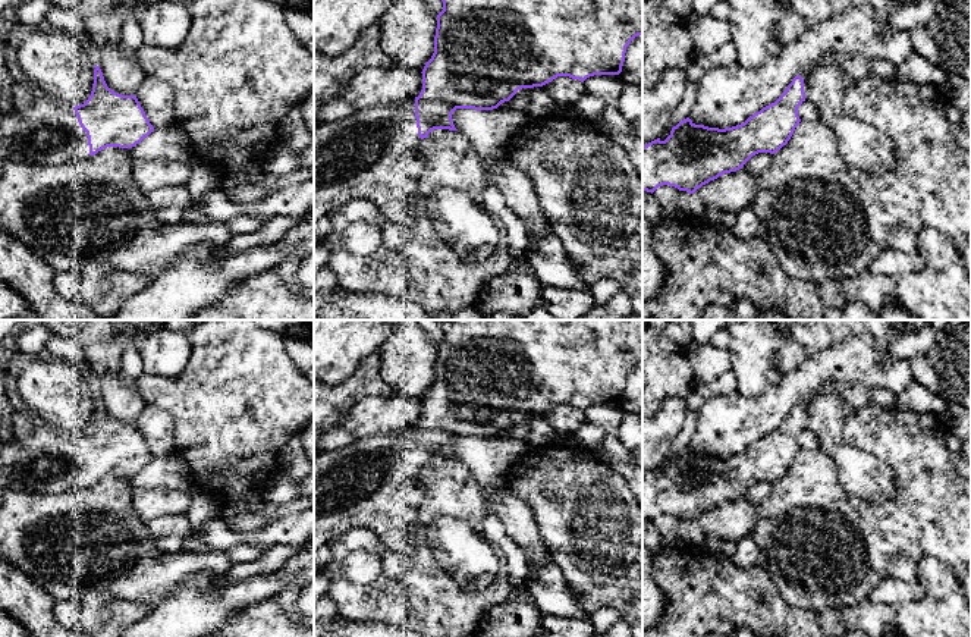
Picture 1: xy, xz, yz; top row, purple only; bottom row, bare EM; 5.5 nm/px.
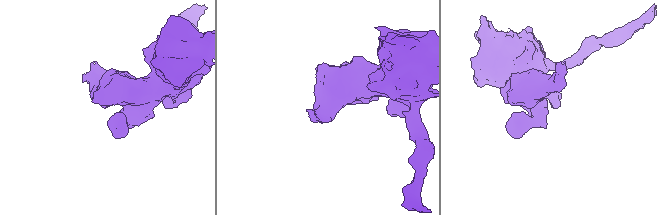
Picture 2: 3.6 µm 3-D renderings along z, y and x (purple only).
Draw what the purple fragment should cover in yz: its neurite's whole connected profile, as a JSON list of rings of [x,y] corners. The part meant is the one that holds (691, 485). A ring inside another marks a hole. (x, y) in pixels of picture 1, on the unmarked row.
[[[796,404],[774,432],[763,436],[741,454],[719,458],[695,454],[689,446],[681,449],[664,470],[657,467],[642,476],[642,520],[653,523],[659,515],[669,514],[694,523],[710,509],[739,499],[758,481],[777,481],[799,454],[798,436],[804,430],[804,408]]]

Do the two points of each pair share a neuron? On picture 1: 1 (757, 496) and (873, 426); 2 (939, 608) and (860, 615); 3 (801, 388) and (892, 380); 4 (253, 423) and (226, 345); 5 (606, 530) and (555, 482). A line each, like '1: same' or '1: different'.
1: different
2: same
3: same
4: same
5: same

